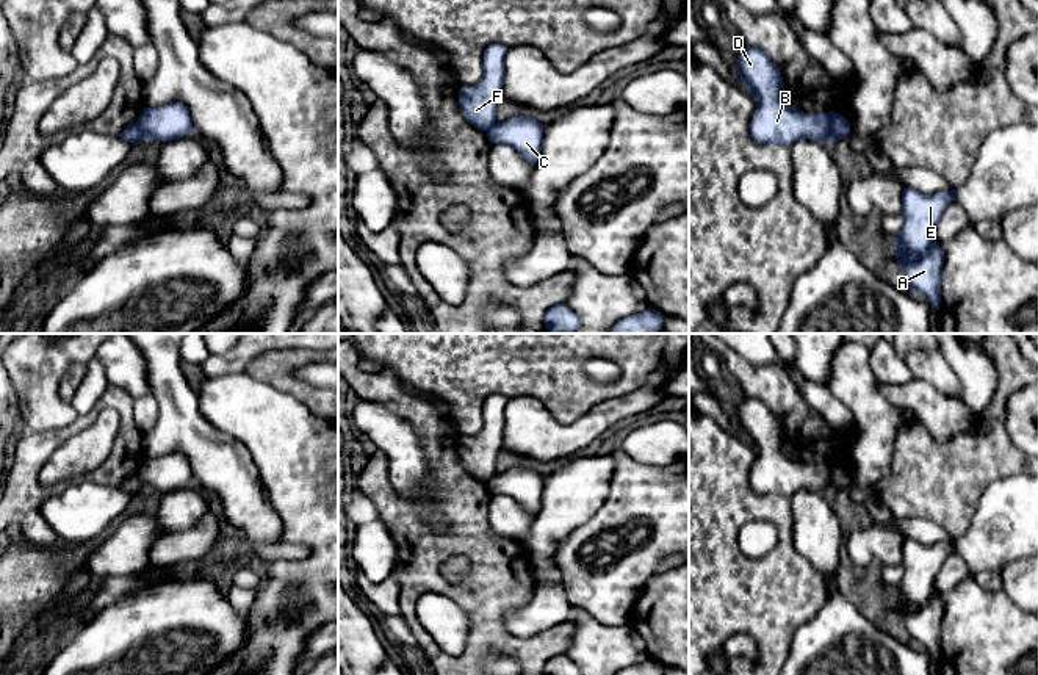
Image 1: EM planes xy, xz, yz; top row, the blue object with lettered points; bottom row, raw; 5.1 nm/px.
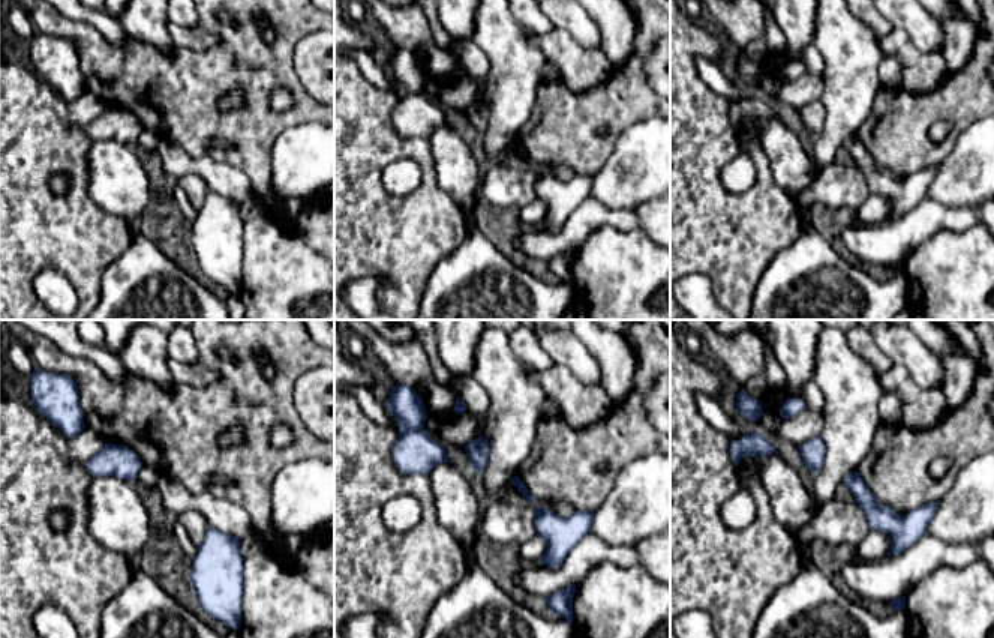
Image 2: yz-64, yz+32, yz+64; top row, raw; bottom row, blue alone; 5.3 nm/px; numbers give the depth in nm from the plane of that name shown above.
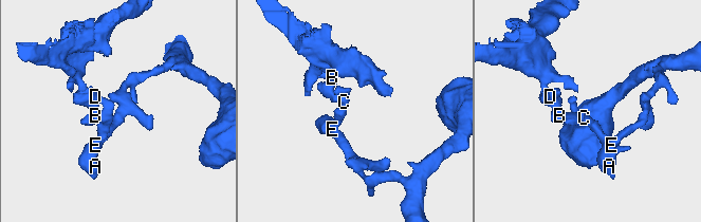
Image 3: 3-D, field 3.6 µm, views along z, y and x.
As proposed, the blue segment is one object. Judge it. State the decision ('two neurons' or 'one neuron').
two neurons

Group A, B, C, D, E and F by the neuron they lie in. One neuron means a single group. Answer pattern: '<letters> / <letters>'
A C E / B D F

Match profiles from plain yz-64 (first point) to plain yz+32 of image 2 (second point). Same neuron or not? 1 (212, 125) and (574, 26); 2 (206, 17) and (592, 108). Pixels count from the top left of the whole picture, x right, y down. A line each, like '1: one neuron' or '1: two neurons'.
1: two neurons
2: one neuron

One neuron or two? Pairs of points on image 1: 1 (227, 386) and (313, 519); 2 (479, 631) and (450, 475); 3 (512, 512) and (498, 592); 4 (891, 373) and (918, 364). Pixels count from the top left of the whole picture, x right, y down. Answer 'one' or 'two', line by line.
1: one
2: one
3: two
4: two

